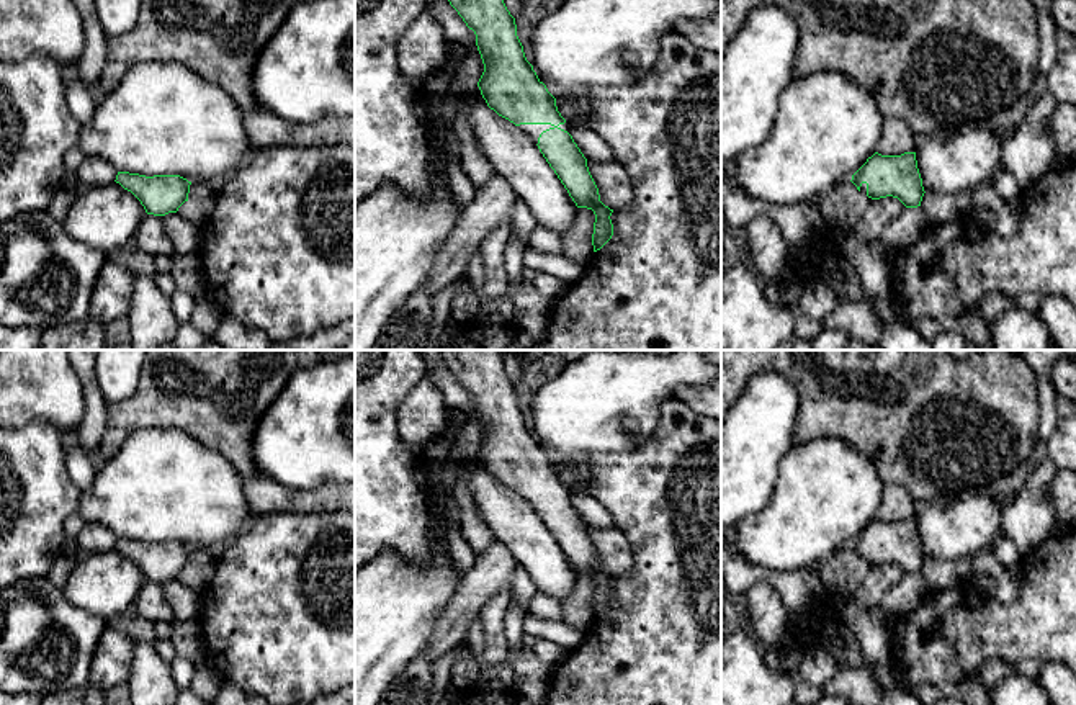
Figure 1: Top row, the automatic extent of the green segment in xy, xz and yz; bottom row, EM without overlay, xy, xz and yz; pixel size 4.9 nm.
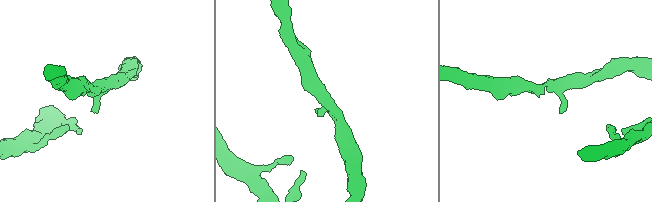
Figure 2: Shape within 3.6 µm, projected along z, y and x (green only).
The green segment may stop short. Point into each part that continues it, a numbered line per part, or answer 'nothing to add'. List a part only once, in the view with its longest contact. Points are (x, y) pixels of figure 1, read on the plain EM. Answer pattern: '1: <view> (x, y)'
1: xz (533, 498)

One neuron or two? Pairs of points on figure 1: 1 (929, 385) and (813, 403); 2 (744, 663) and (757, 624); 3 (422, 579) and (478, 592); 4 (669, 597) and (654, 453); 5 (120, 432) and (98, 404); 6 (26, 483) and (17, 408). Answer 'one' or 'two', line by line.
1: one
2: two
3: two
4: one
5: two
6: two

